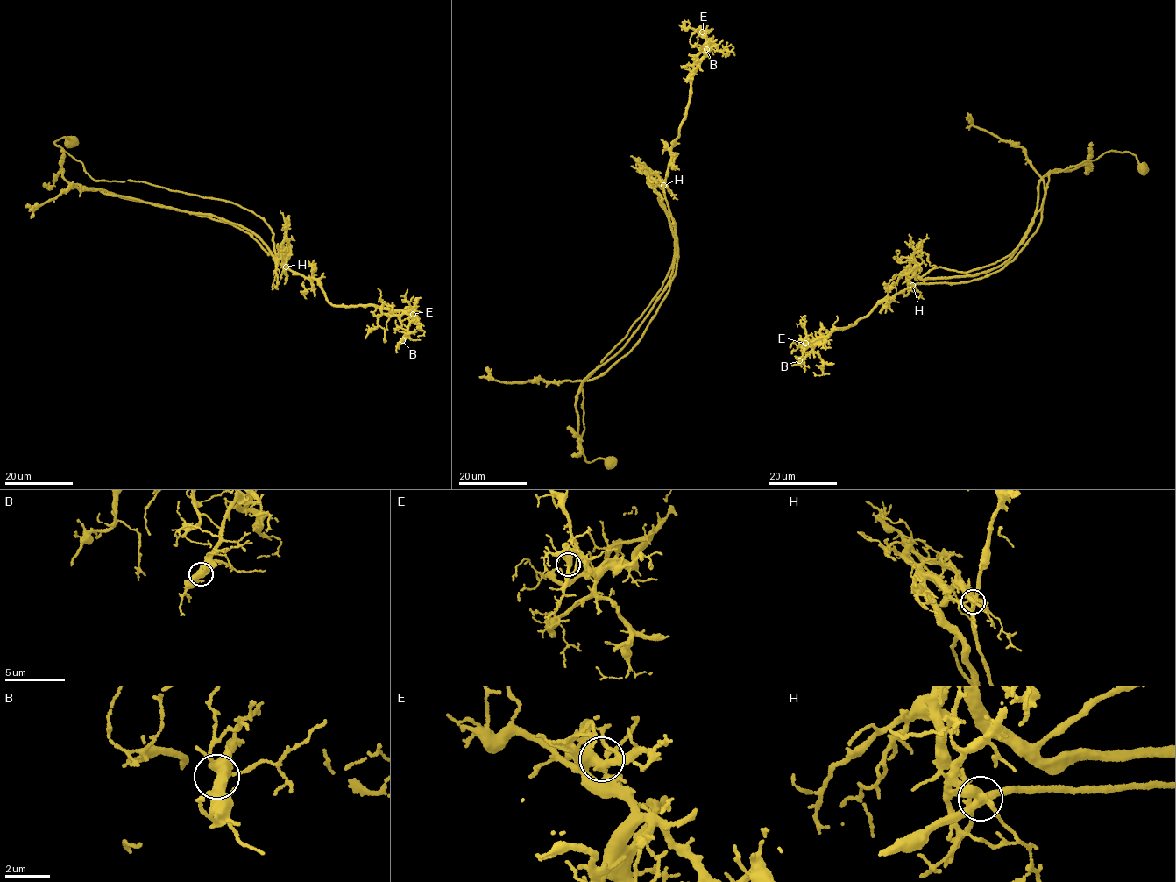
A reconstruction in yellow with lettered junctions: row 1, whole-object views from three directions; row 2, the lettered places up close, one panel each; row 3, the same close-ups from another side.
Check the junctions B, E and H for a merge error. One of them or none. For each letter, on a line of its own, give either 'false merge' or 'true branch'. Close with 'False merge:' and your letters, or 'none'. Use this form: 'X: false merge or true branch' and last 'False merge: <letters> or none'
B: true branch
E: true branch
H: false merge
False merge: H

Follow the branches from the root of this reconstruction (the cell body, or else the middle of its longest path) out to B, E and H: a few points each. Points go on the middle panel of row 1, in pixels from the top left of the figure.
B: (612, 462), (585, 460), (582, 386), (669, 270), (675, 223), (658, 197), (706, 49)
E: (612, 462), (585, 460), (582, 386), (669, 270), (675, 223), (658, 197), (704, 56), (702, 32)
H: (612, 462), (585, 460), (580, 440), (581, 387), (648, 307), (669, 270), (676, 227), (660, 203), (664, 185)

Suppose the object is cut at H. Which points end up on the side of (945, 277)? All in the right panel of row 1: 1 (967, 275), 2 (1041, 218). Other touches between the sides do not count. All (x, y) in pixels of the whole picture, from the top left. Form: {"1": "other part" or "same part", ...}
{"1": "same part", "2": "other part"}

